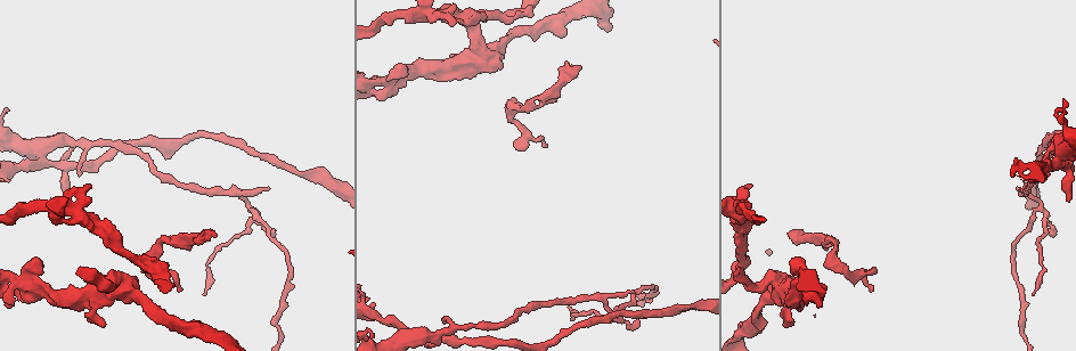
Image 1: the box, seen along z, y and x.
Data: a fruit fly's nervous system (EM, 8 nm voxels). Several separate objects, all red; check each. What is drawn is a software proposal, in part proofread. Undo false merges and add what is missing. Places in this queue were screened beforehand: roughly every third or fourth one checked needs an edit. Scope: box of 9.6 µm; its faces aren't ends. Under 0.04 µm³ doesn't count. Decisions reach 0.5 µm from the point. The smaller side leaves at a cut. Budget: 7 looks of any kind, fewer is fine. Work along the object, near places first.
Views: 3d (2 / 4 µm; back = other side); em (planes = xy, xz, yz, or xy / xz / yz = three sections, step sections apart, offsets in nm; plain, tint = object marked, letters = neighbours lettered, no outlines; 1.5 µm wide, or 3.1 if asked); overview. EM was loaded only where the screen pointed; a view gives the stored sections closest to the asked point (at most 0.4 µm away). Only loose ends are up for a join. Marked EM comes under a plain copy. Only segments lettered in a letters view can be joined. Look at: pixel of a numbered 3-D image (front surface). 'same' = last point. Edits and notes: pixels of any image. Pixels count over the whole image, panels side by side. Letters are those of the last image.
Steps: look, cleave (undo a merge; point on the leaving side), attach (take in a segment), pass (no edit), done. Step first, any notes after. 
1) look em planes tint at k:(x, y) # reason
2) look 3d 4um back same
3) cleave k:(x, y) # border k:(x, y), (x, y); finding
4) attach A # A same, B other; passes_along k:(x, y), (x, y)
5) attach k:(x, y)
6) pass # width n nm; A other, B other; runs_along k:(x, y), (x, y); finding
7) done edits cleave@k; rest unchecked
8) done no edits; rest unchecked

look 3d 4um back at 1:(871, 292)

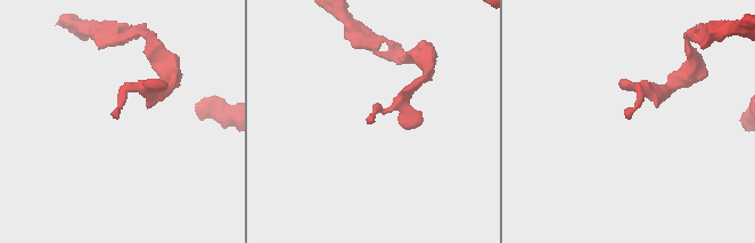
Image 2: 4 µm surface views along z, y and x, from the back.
look em planes letters at 2:(112, 115)

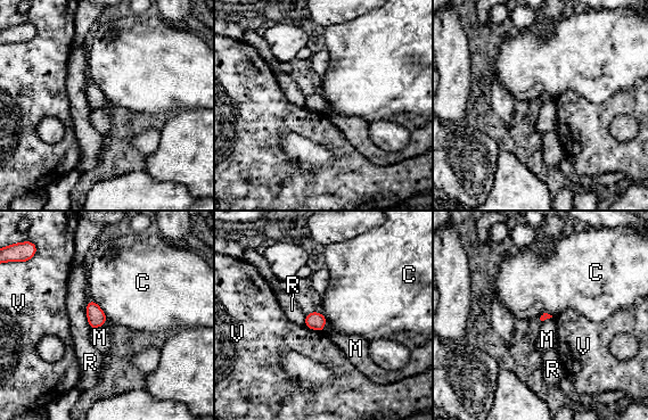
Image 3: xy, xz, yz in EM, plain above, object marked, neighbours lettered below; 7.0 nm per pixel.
pass # C other, M other, R other, V other; border 3:(552, 316), (541, 323); none of them fits

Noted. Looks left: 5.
look em planes letters at 1:(1019, 187) # tapers out

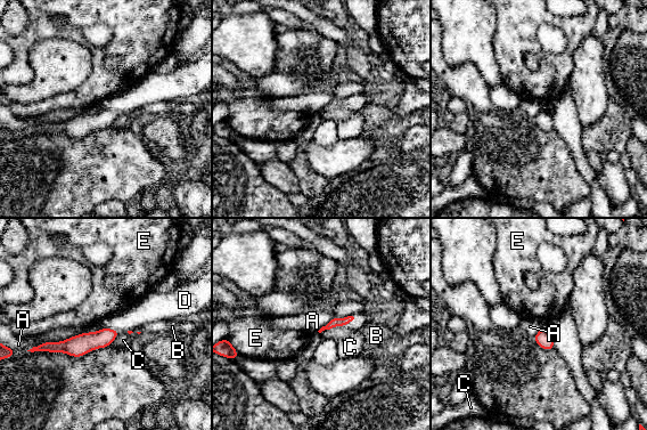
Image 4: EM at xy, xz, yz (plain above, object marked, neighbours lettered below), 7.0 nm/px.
pass # A other, B other, C other, D other, E other; border 4:(101, 327), (26, 350); no lettered segment goes on from it

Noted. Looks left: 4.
look 3d 2um at 1:(82, 143) # thick turns thin

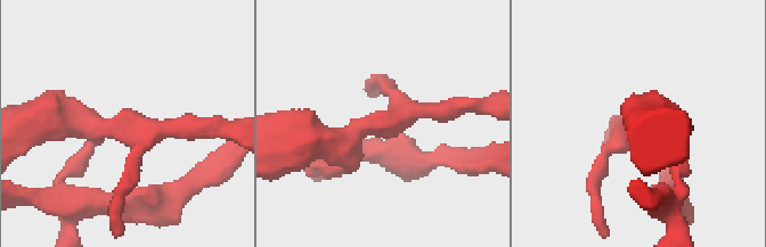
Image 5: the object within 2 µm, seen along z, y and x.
look em planes letters at 5:(123, 131) # shape alone is not enough

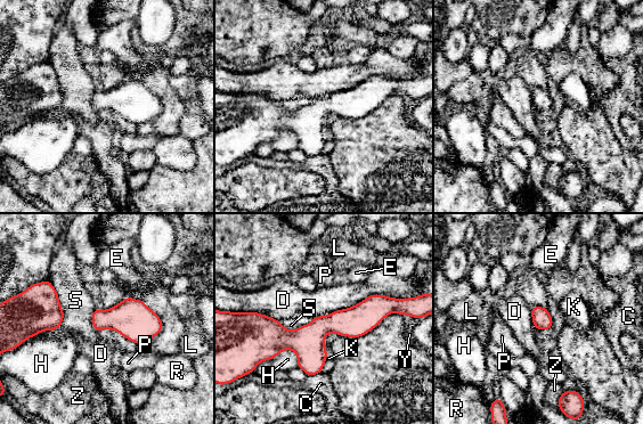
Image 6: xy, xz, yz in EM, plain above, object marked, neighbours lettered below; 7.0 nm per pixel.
pass # width 140 nm; C other, D other, E other, H other, K other, L other, P other, R other, S other, Y other, Z other; border 6:(388, 295), (371, 294), (312, 318); one neuron here

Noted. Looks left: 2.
done no edits; rest unchecked

